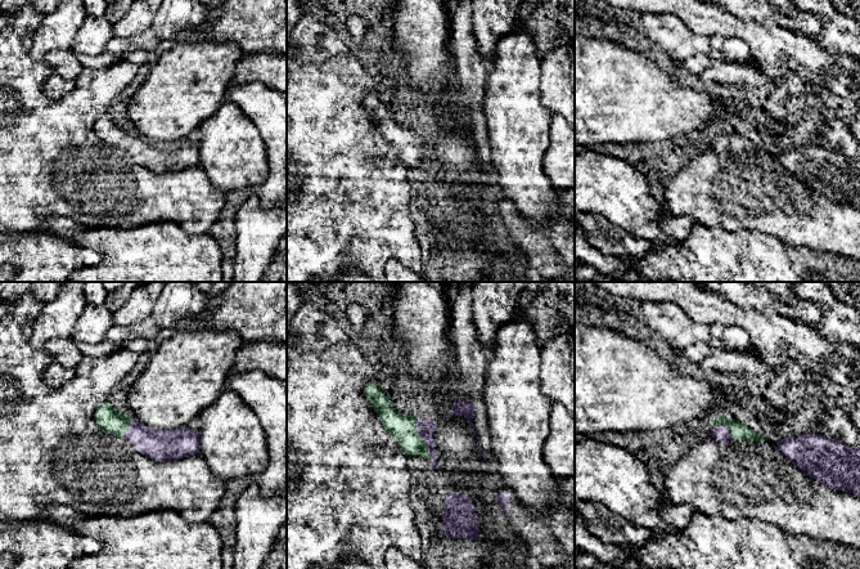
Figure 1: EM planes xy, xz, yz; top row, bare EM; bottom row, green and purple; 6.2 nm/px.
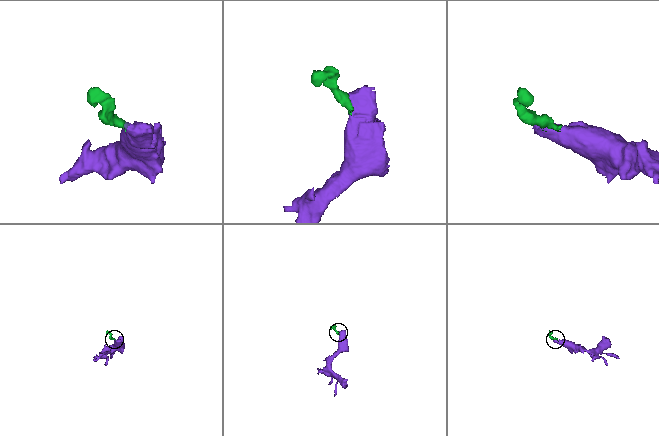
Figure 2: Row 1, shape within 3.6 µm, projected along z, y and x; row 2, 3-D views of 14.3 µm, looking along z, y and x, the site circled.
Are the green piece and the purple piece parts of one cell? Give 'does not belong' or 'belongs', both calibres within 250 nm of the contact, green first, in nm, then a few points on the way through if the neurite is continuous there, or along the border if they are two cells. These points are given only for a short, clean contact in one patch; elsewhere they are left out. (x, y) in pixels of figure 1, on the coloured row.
belongs | 170/110 nm | across xz (403, 428), (422, 439), (422, 430), (424, 428)

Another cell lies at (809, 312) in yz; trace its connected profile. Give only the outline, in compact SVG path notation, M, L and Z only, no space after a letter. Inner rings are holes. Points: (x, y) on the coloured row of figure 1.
M698 282L707 291L717 292L735 304L744 308L753 308L760 312L771 310L779 315L801 319L807 324L816 324L821 321L823 309L819 304L800 299L796 295L788 301L766 290L758 290L747 282Z

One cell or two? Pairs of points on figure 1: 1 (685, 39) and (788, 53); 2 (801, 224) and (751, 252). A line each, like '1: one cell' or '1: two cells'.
1: two cells
2: two cells

